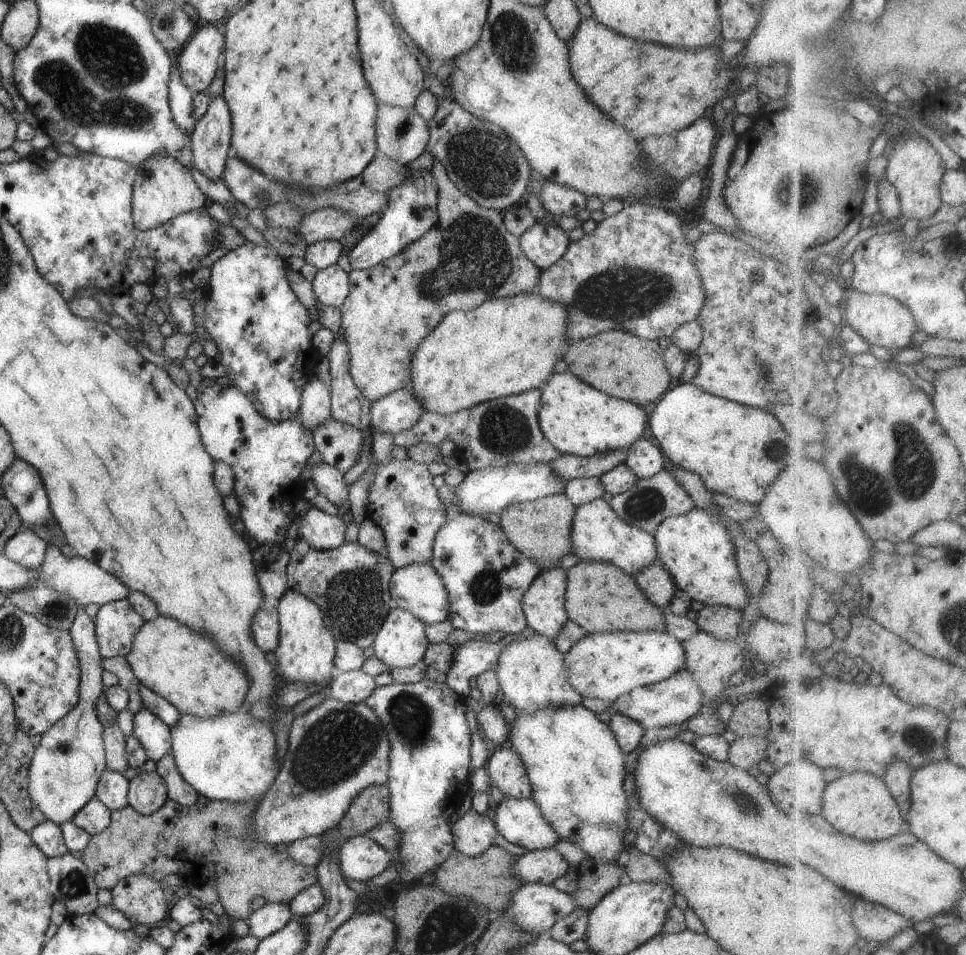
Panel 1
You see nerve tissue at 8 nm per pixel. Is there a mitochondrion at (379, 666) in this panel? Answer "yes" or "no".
no

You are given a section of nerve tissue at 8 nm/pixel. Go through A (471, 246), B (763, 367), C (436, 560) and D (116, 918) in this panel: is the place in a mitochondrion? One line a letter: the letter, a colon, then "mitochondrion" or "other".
A: mitochondrion
B: mitochondrion
C: other
D: other

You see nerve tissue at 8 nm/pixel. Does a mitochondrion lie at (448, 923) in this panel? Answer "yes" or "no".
yes

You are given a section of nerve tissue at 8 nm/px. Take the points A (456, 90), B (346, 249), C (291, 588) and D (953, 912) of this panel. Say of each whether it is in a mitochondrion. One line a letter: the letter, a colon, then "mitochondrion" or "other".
A: other
B: other
C: other
D: other

